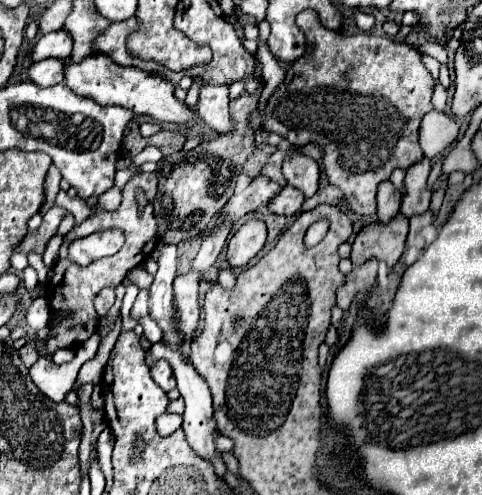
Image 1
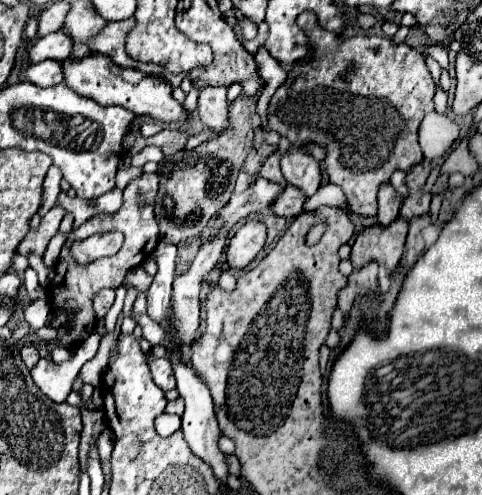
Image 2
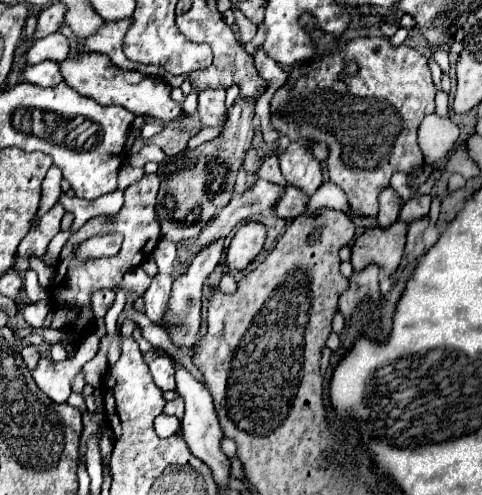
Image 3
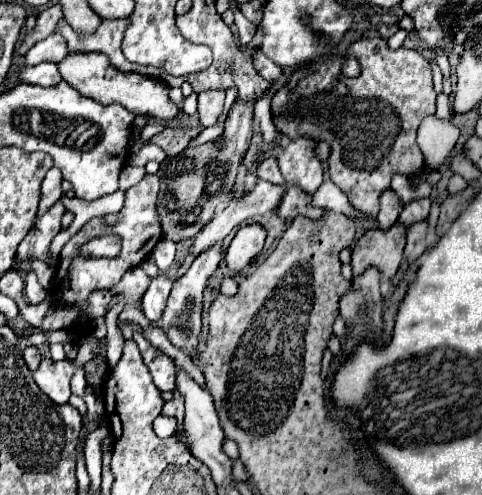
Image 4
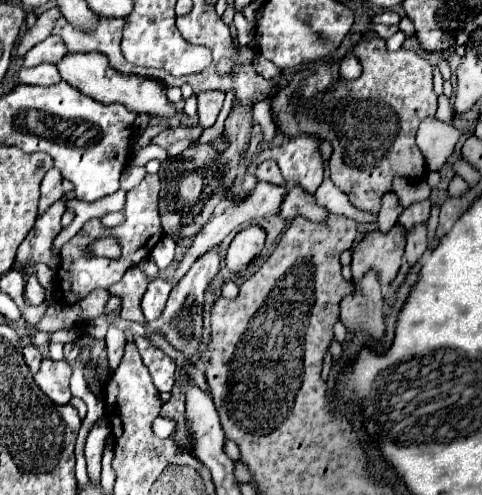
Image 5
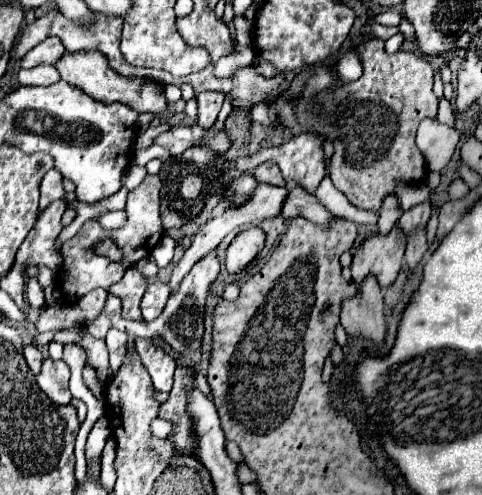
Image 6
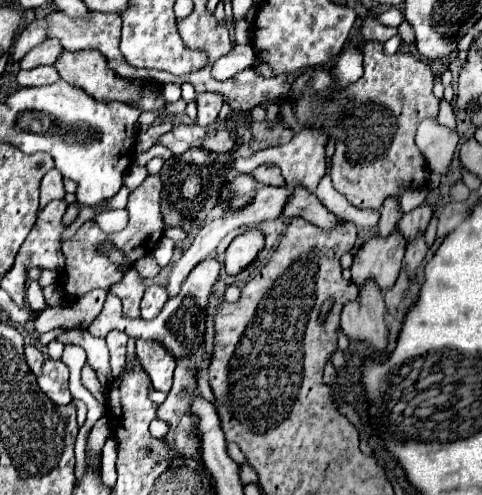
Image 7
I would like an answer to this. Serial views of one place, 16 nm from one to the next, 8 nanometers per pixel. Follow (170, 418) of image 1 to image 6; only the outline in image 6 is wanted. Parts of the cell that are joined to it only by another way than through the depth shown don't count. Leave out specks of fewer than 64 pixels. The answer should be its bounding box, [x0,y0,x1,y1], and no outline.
[150,420,170,438]

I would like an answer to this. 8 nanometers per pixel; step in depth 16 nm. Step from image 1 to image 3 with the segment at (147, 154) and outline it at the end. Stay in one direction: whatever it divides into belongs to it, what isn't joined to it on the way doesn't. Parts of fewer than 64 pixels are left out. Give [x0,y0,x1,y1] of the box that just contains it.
[130,144,166,166]

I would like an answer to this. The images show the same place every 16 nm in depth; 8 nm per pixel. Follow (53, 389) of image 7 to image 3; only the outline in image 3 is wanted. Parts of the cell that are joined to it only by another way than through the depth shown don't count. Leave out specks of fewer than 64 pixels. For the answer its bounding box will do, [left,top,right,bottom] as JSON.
[32,334,100,402]

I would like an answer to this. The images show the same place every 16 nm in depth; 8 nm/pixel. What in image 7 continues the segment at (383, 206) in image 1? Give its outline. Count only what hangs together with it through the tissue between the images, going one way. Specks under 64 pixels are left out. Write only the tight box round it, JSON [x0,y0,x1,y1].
[378,198,402,236]

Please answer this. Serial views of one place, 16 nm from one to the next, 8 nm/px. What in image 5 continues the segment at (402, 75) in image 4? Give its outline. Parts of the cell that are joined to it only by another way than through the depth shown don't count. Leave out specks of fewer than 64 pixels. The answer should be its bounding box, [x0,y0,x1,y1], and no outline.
[272,38,438,214]

